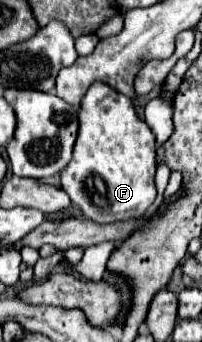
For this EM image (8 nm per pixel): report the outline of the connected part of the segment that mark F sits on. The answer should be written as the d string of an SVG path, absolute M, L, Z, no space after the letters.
M94 82L80 104L80 130L72 162L62 170L62 188L84 216L96 224L140 218L156 200L156 138L138 120L132 100Z

